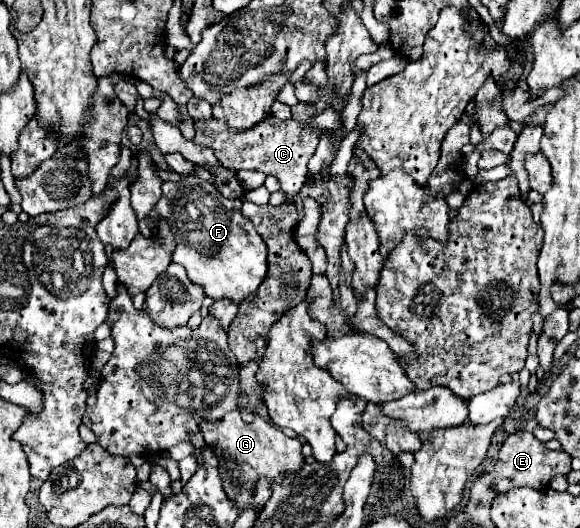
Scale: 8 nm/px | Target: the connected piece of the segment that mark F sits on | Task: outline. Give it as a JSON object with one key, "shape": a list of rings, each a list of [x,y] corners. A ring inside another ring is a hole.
{"shape":[[[192,174],[178,182],[164,182],[162,198],[152,208],[150,216],[158,222],[162,216],[168,218],[170,226],[176,230],[176,250],[174,262],[182,264],[188,278],[202,286],[212,300],[228,298],[234,304],[242,304],[248,296],[254,296],[268,272],[268,248],[256,228],[242,218],[242,200],[222,198],[214,186],[200,186]],[[200,208],[200,216],[192,216],[190,210]]]}

